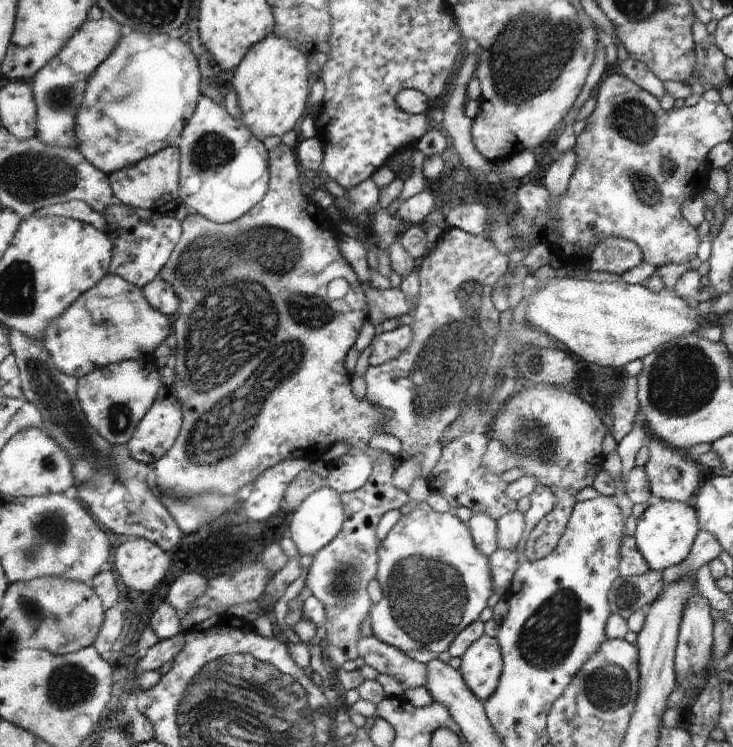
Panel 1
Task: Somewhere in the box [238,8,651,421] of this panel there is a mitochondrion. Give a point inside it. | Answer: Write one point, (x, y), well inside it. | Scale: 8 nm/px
(545, 47)

